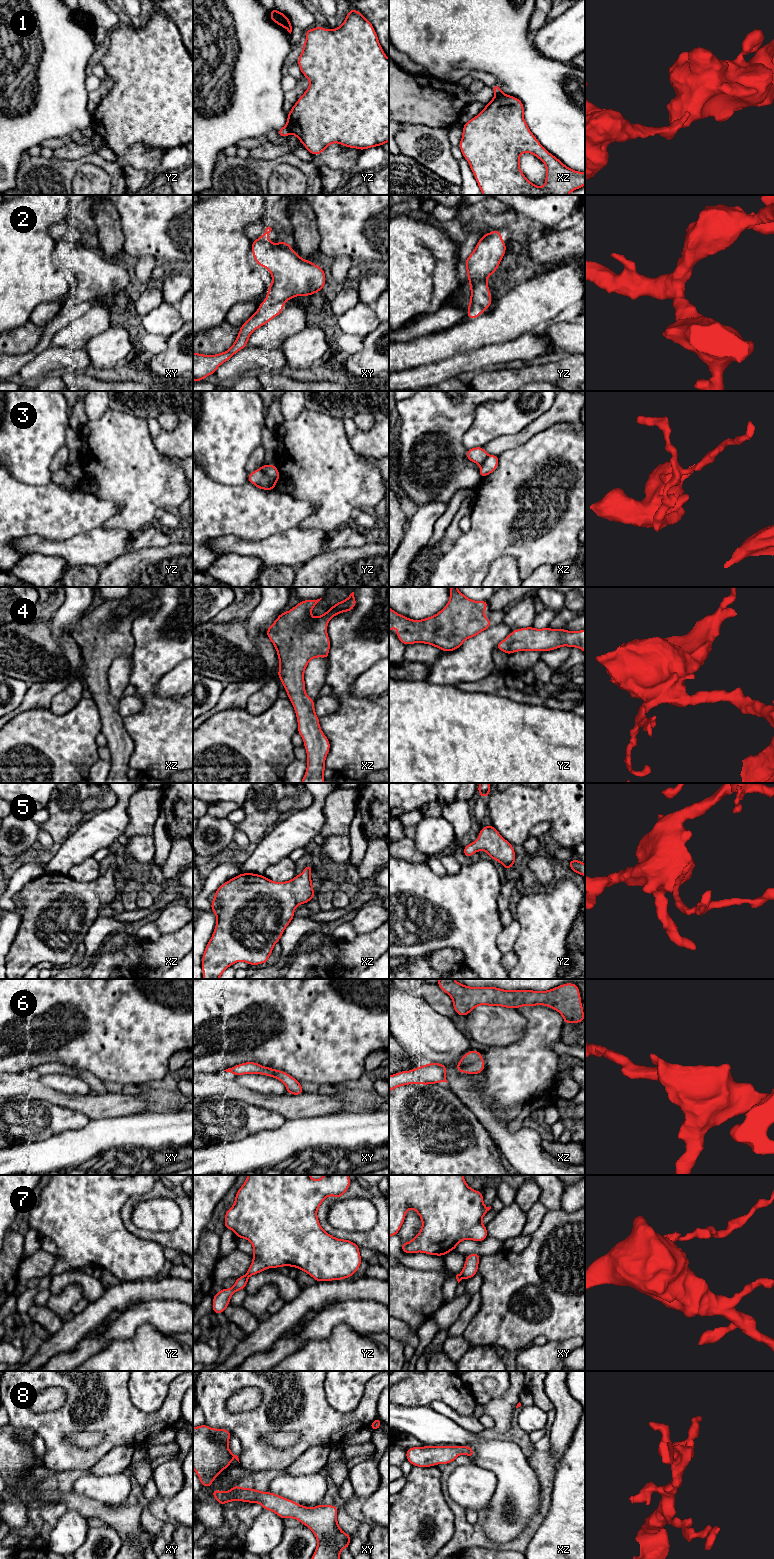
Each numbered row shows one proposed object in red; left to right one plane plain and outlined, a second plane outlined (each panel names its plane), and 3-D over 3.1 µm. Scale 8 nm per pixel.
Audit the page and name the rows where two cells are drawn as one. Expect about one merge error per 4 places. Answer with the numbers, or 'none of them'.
1, 3, 7

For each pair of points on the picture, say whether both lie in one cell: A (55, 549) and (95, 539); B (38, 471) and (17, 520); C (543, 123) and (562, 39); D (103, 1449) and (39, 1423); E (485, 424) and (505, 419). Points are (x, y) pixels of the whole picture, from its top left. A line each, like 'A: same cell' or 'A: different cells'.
A: same cell
B: different cells
C: different cells
D: same cell
E: same cell

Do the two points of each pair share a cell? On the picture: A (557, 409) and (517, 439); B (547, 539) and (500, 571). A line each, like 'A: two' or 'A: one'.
A: one
B: two

